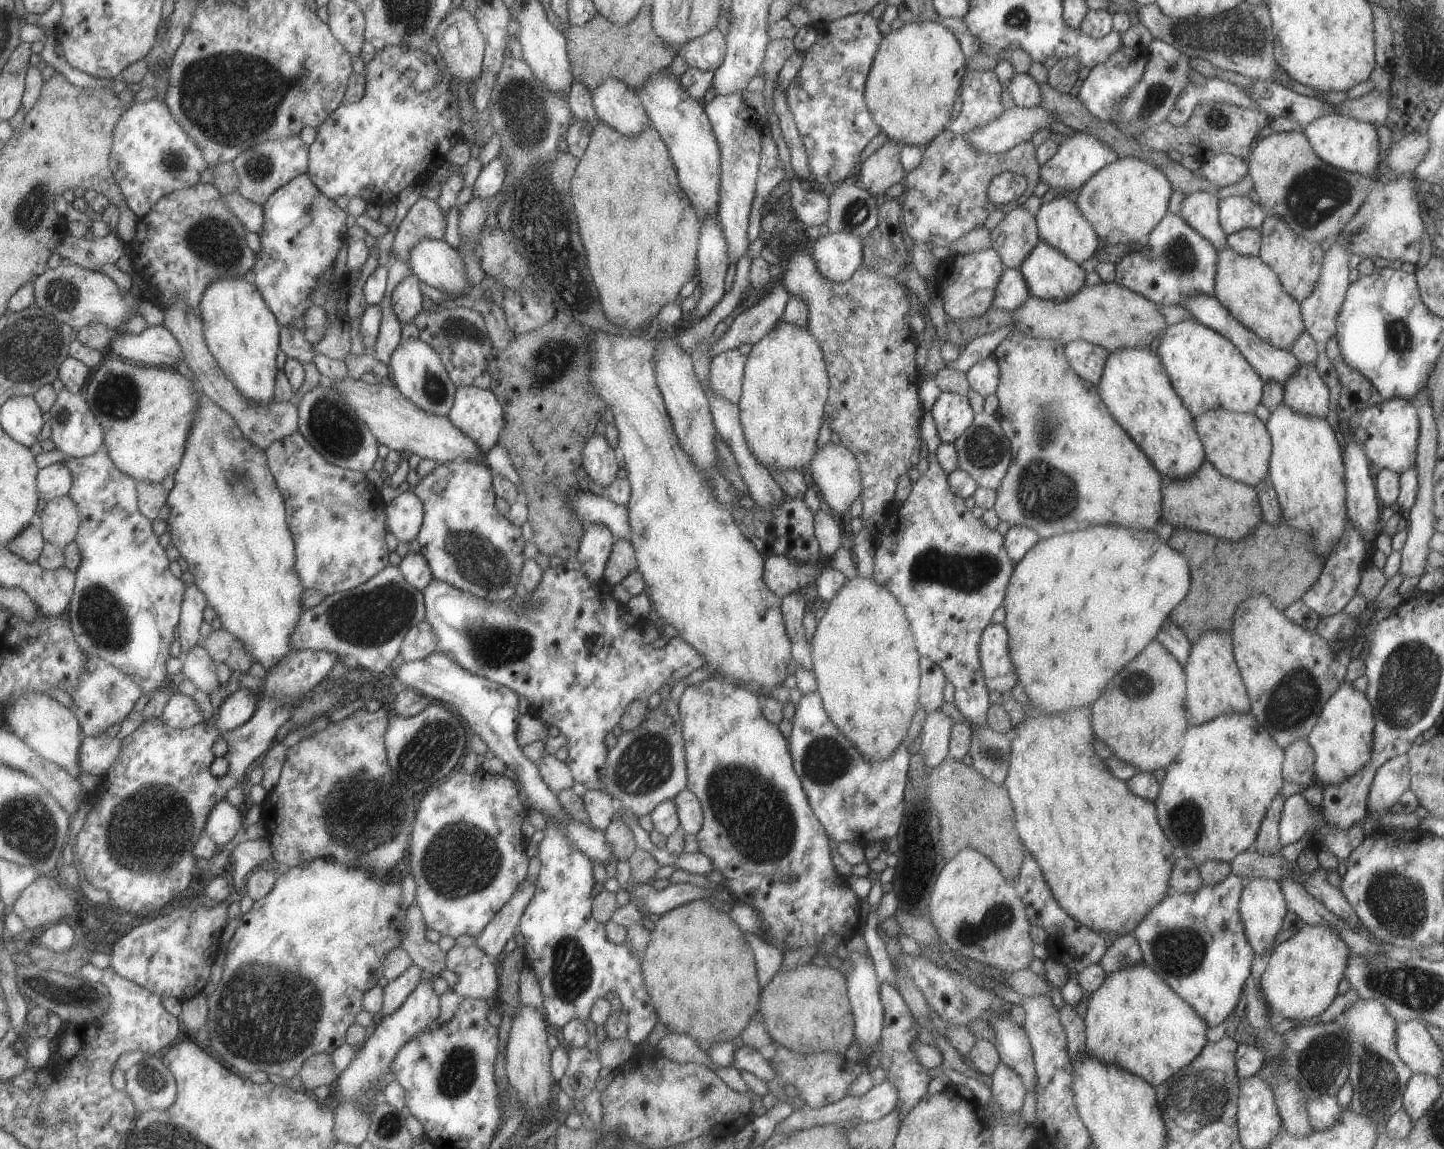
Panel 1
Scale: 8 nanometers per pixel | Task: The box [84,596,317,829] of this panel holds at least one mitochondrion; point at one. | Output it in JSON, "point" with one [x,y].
{"point":[108,694]}

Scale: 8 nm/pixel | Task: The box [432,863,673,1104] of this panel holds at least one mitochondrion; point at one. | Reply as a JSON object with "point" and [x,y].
{"point":[571,969]}

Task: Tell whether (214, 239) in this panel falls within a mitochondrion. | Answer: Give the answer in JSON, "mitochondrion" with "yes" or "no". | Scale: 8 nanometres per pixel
{"mitochondrion":"yes"}

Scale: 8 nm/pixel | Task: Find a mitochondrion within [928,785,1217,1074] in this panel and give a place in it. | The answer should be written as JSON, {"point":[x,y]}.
{"point":[1179,951]}

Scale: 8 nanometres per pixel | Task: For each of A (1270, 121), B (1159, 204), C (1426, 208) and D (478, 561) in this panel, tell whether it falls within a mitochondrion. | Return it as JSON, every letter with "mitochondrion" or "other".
{"A":"other","B":"other","C":"other","D":"mitochondrion"}

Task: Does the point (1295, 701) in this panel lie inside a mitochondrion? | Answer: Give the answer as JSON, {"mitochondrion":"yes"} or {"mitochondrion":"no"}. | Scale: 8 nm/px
{"mitochondrion":"yes"}

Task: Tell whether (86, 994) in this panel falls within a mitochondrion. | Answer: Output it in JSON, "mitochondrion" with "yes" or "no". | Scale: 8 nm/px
{"mitochondrion":"yes"}

